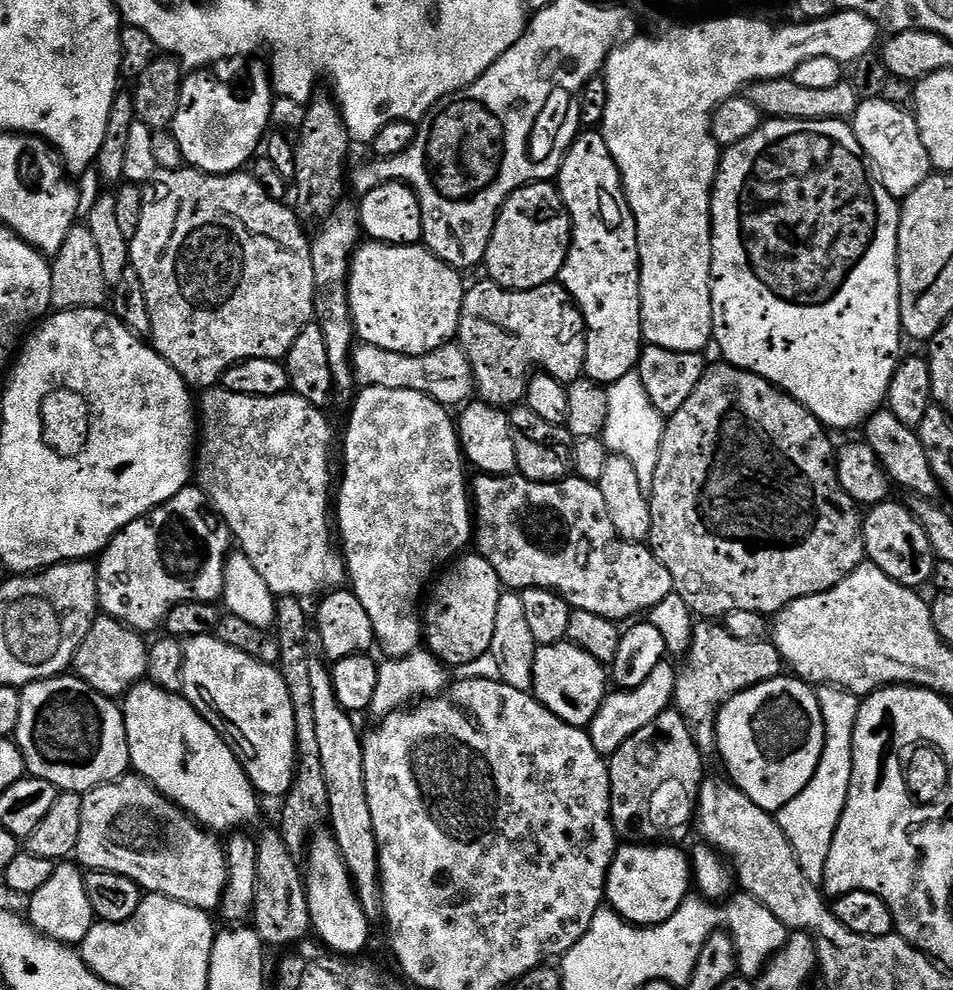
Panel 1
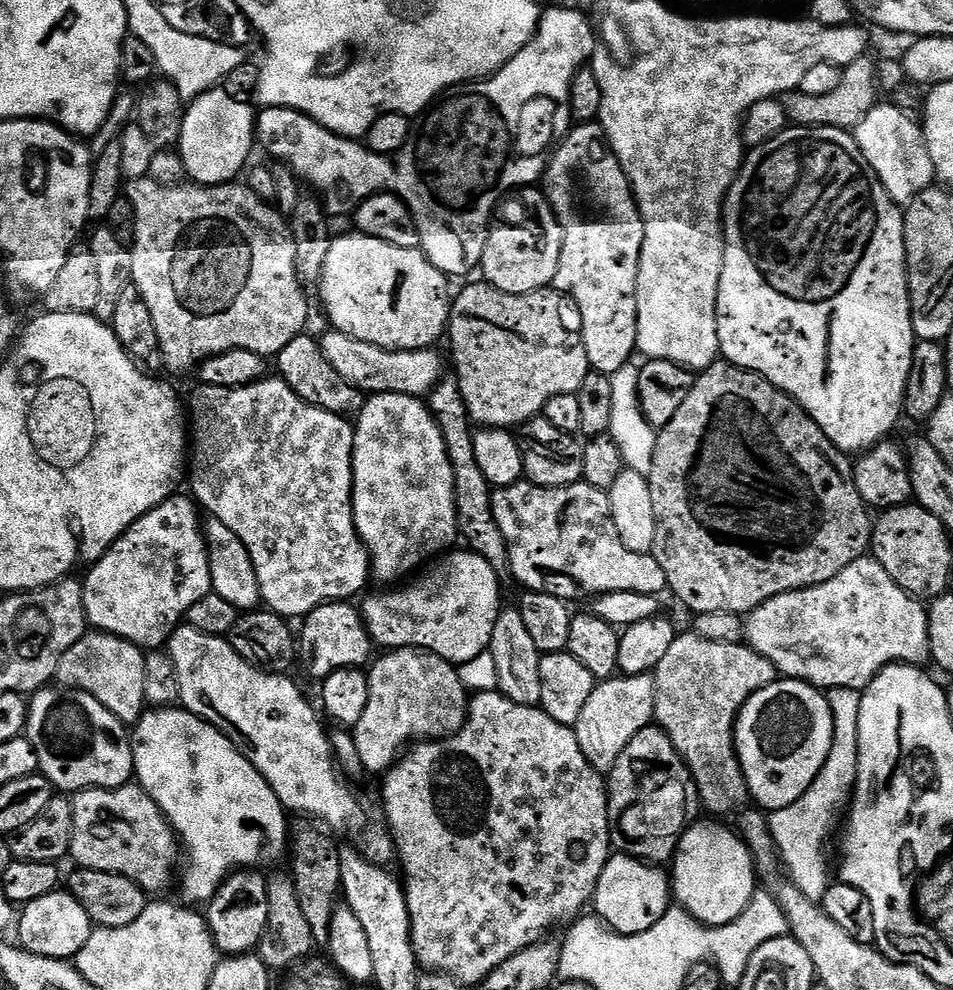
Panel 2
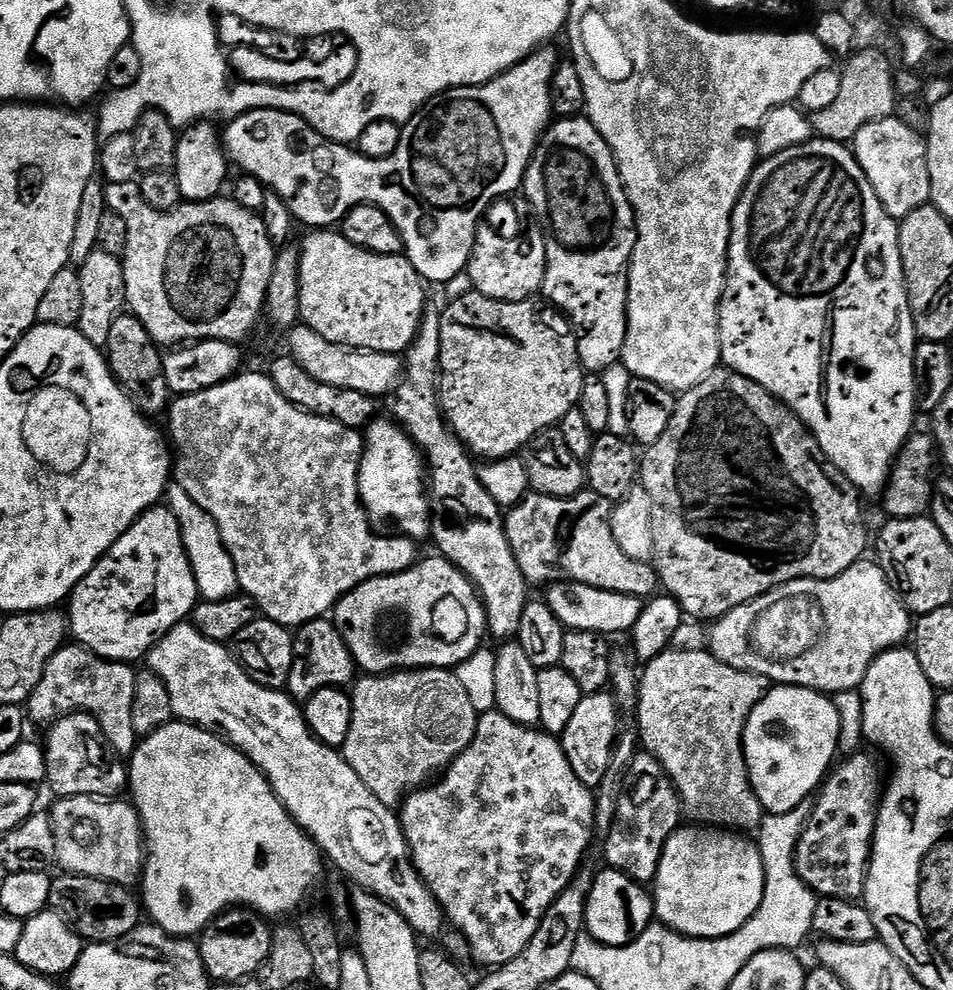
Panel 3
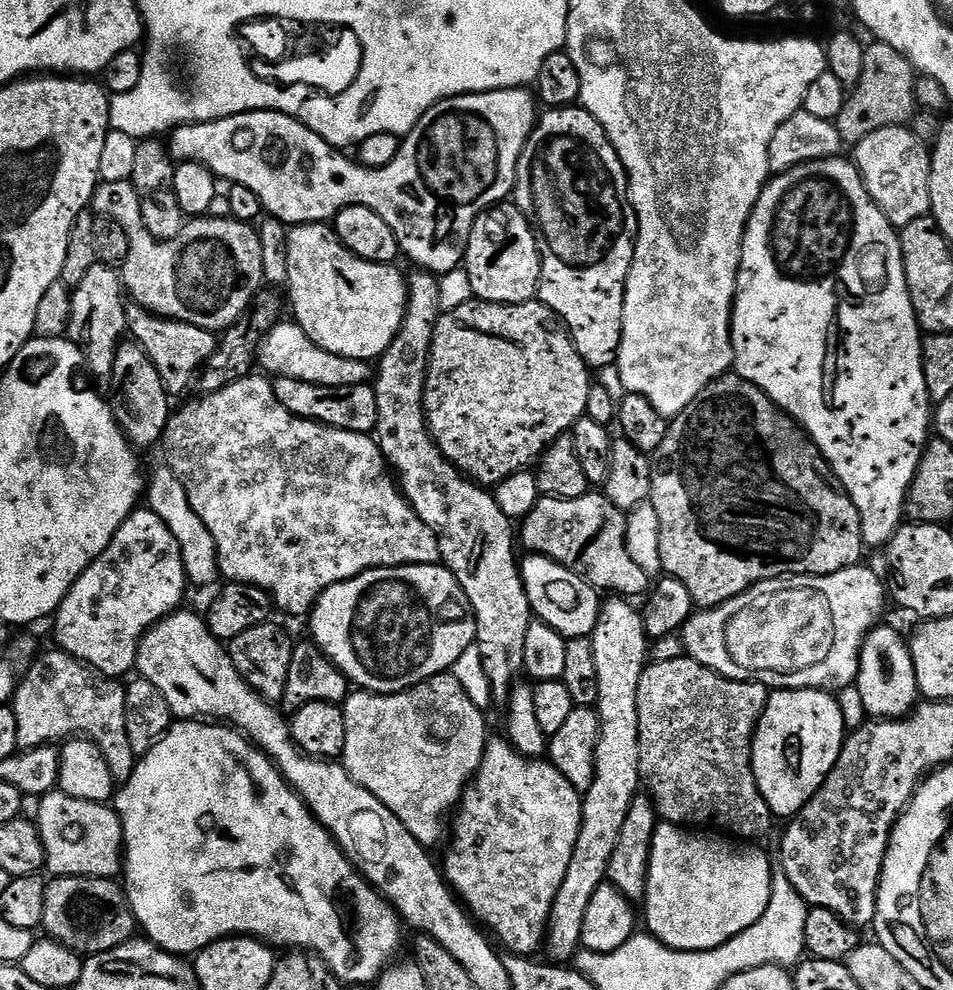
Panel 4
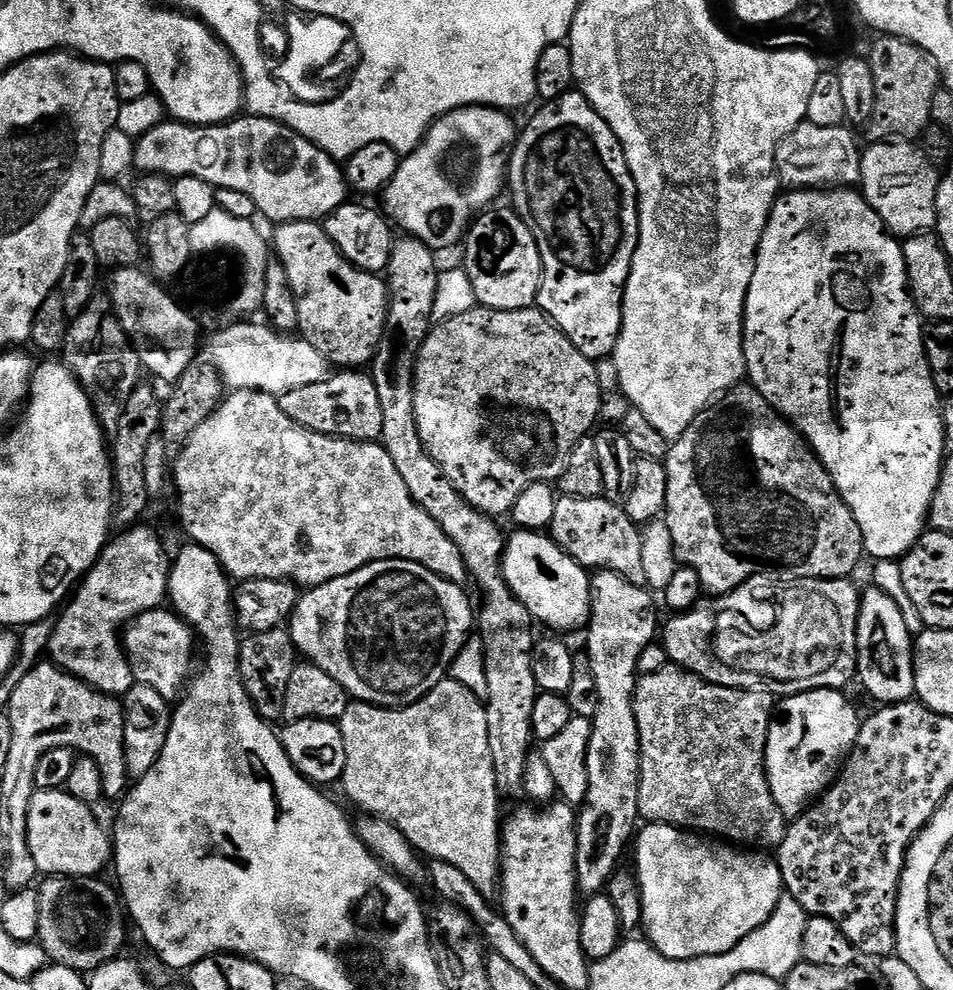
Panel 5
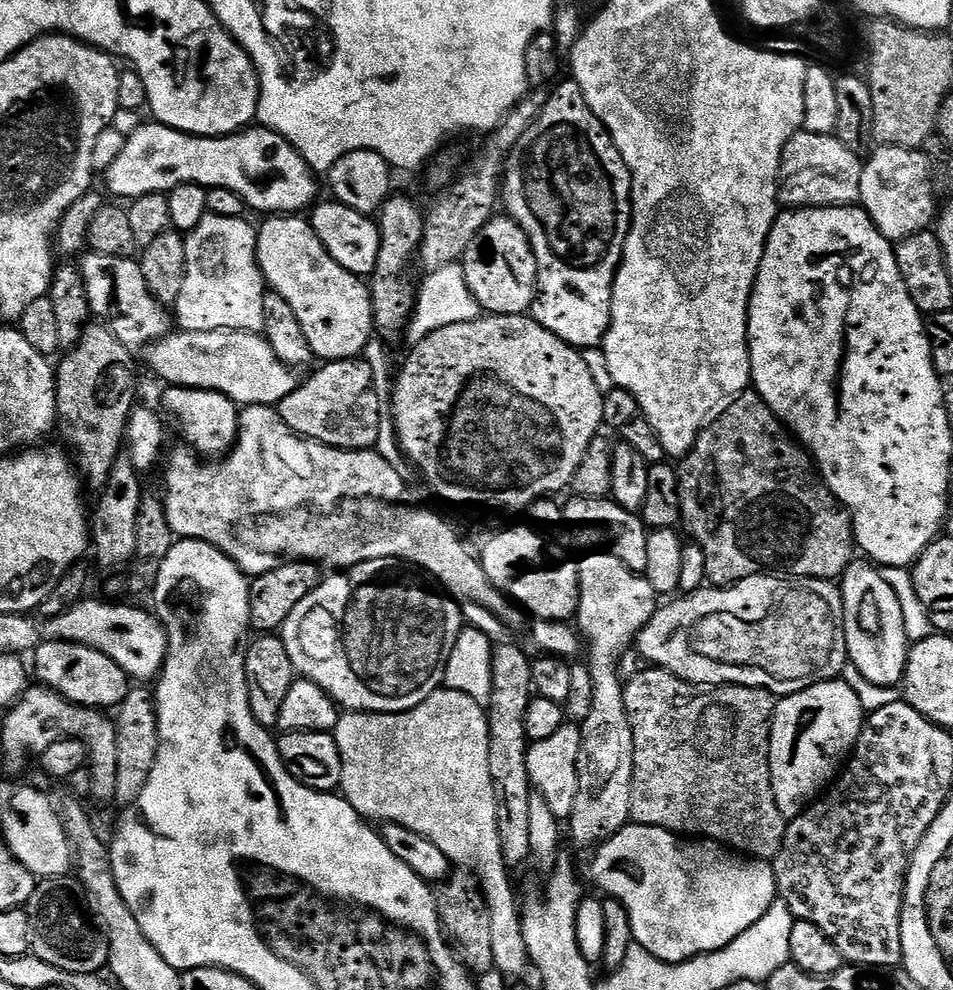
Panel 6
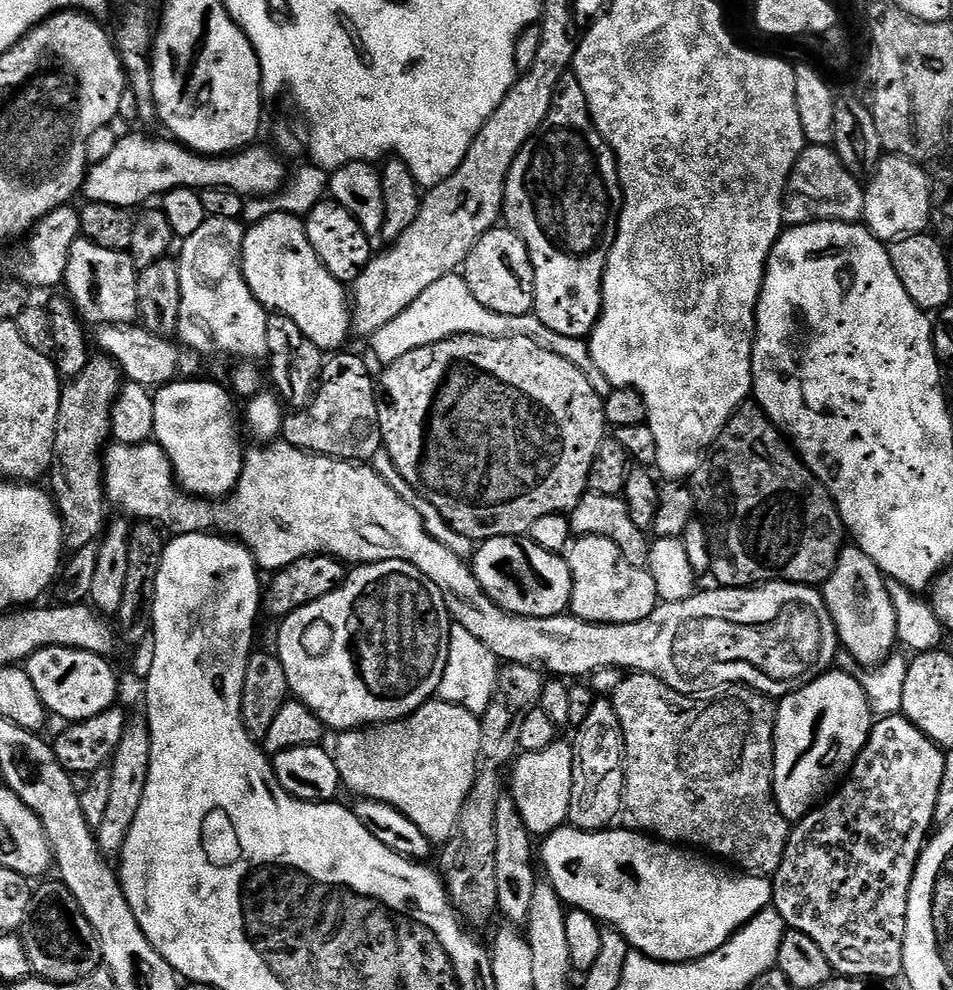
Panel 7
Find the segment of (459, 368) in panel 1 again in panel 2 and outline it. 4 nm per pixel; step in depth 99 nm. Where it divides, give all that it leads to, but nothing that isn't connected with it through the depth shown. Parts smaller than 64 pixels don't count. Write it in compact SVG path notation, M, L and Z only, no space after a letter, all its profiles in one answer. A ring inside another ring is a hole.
M328 330L325 336L319 337L320 348L324 351L326 362L342 374L342 378L359 392L375 394L377 392L393 392L407 396L427 397L436 383L442 378L440 372L444 364L440 356L432 348L419 348L413 352L394 352L379 348L370 342L362 342L358 338L350 338L335 330Z

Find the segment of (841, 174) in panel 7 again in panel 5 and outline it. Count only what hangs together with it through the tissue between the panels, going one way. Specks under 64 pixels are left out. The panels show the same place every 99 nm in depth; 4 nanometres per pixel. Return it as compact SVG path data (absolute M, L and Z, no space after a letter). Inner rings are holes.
M801 122L776 146L775 175L788 190L823 189L825 186L856 186L860 180L862 152L856 149L853 129L848 126L818 126Z

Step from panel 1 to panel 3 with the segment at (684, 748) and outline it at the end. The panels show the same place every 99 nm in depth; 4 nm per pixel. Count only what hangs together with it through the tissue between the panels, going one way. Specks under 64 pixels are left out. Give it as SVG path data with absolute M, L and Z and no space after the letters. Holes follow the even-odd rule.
M641 751L633 757L632 763L623 773L622 781L623 789L617 798L616 817L612 819L612 825L606 830L608 841L604 844L604 856L608 859L607 867L625 872L637 884L648 886L656 879L656 870L660 865L664 844L670 839L672 833L681 827L680 800L676 795L676 787L672 785L672 780L664 772L663 766L646 751Z

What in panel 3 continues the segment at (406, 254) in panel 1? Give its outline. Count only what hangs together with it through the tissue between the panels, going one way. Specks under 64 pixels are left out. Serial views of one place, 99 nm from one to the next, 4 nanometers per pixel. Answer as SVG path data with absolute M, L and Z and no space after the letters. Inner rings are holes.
M312 230L307 234L309 236L300 248L300 320L310 330L322 334L322 338L326 338L326 342L345 344L347 348L365 348L371 352L407 353L409 346L412 345L414 338L418 334L418 326L422 322L426 307L426 301L424 301L426 281L420 277L418 270L414 270L414 266L408 261L408 257L403 254L398 256L379 256L373 252L368 252L365 248L359 248L351 244L344 235L336 230Z

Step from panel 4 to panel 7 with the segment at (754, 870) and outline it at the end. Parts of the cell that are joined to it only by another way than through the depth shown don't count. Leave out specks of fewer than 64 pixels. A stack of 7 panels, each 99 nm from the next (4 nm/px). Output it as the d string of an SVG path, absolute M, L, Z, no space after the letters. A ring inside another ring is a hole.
M565 826L557 828L555 832L549 832L543 837L541 846L538 848L538 860L544 863L544 872L547 883L551 884L554 891L563 900L569 909L579 910L590 914L598 922L603 922L605 925L611 926L616 931L624 935L625 940L637 952L643 952L645 956L651 960L663 960L665 964L685 964L688 960L697 960L706 954L710 954L714 950L721 948L724 943L729 940L734 933L739 932L744 925L749 924L759 912L765 912L772 904L772 882L767 876L750 876L739 870L732 870L728 873L727 867L715 868L711 864L711 859L705 858L703 855L697 854L695 851L689 850L684 846L669 844L662 840L657 840L645 833L634 832L623 826L612 826L607 830L598 832L584 832L580 828Z

